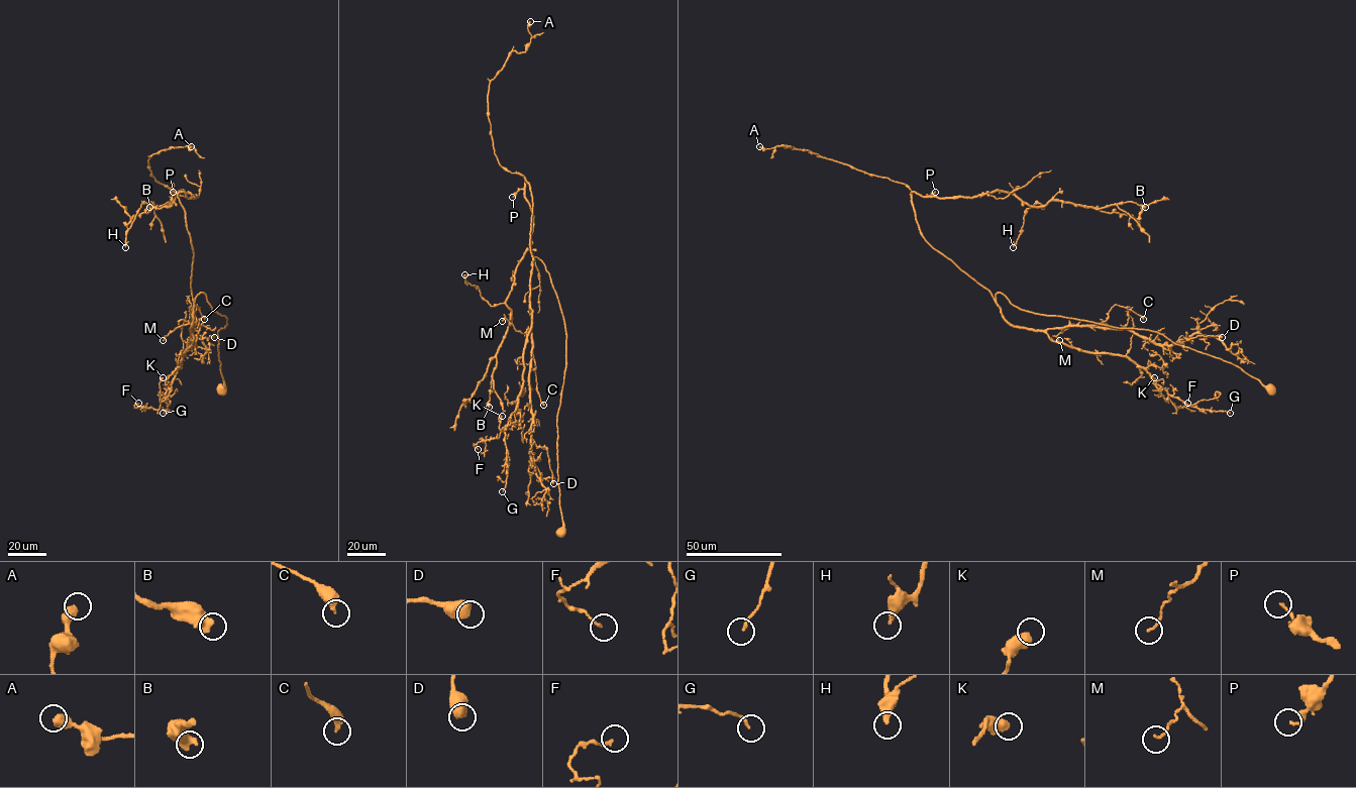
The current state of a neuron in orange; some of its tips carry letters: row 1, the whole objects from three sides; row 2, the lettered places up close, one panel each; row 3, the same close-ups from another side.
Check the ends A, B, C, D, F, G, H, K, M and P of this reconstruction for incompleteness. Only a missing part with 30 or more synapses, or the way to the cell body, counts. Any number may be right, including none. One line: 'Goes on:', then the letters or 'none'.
Goes on: none

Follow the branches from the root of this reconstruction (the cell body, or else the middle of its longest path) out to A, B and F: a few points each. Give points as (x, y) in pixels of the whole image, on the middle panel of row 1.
A: (561, 534), (565, 325), (531, 255), (529, 186), (500, 164), (488, 118), (489, 84), (525, 51), (530, 21)
B: (561, 534), (565, 330), (531, 255), (532, 197), (519, 173), (533, 230), (505, 303), (489, 407)
F: (561, 534), (556, 416), (565, 330), (549, 274), (536, 257), (518, 405), (499, 437), (478, 442), (478, 449)

